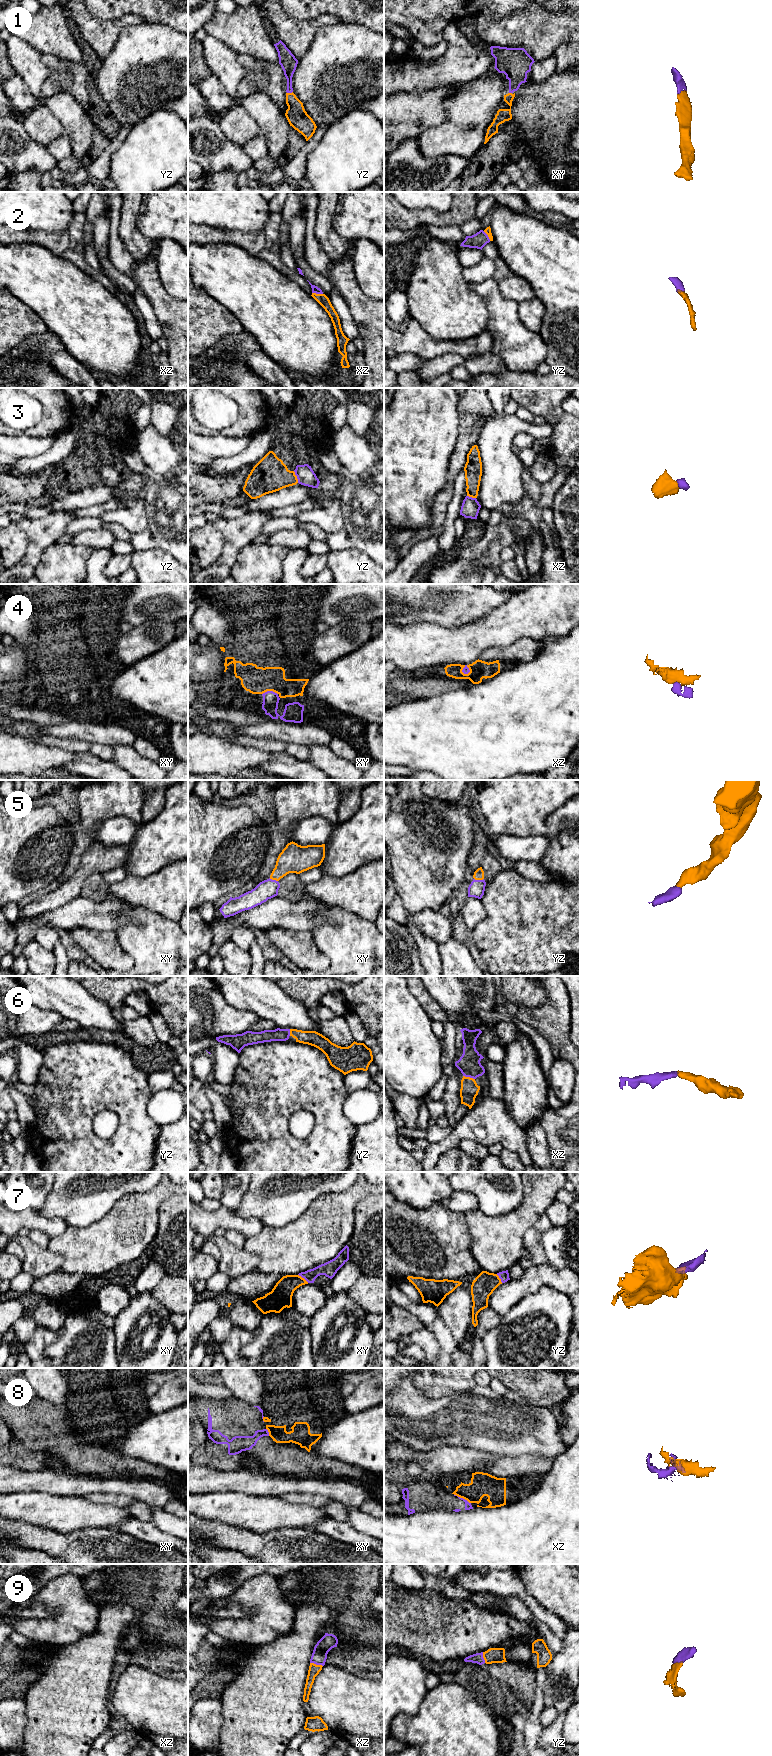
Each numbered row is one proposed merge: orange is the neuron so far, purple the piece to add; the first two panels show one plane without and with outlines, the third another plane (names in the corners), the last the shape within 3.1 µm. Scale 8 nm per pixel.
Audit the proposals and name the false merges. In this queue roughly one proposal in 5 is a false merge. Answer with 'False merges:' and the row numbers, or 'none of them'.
False merges: 8

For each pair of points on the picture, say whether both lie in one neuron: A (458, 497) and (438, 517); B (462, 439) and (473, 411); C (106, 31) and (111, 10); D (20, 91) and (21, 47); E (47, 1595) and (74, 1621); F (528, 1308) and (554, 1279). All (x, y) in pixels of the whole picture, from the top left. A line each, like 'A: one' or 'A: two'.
A: two
B: one
C: two
D: two
E: one
F: two

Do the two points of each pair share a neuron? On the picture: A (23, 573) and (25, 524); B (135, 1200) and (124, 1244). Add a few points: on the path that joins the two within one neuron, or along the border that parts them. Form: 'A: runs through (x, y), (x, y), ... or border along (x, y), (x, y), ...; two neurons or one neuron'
A: runs through (30, 561), (33, 554), (33, 536); one neuron
B: runs through (135, 1211), (135, 1231), (133, 1233); one neuron

